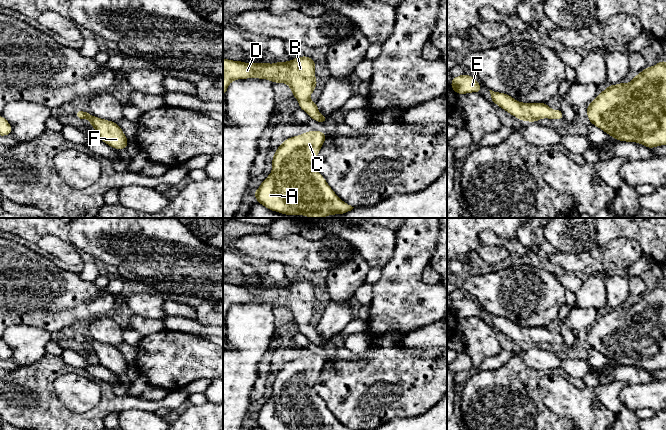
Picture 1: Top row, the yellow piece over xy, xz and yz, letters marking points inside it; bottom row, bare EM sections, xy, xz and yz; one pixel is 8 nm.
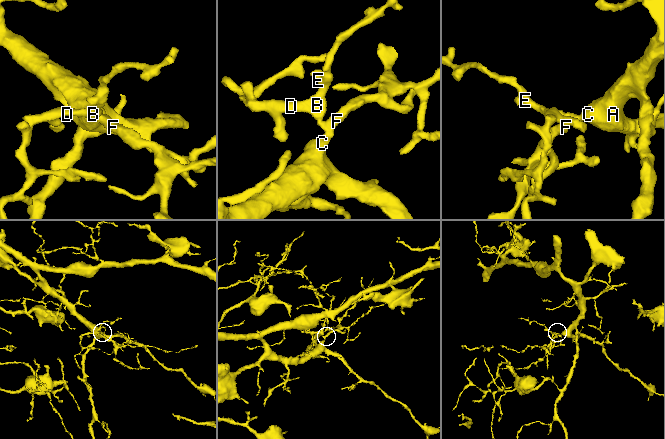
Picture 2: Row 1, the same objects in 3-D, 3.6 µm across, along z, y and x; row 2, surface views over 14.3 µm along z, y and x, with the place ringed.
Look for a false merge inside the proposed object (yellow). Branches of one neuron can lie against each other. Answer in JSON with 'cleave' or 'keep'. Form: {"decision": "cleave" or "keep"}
{"decision": "keep"}

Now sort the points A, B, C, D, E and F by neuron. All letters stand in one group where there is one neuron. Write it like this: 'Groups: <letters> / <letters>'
Groups: A B C D E F

